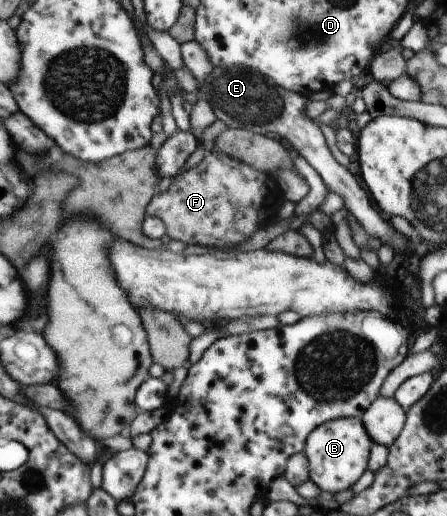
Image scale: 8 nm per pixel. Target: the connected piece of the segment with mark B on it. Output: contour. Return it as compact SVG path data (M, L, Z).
M342 417L322 423L305 440L302 452L308 464L309 480L314 482L320 491L332 494L350 488L366 470L368 450L370 436L361 418Z

